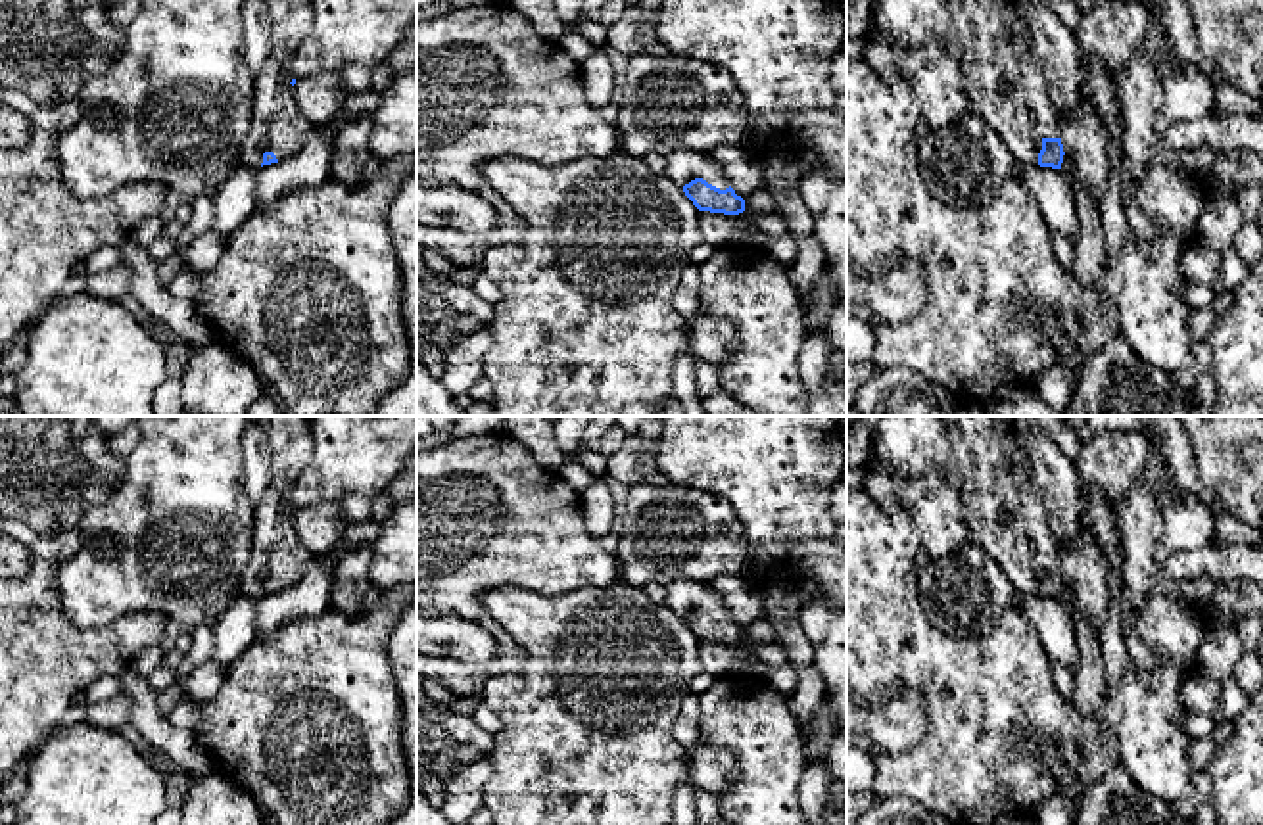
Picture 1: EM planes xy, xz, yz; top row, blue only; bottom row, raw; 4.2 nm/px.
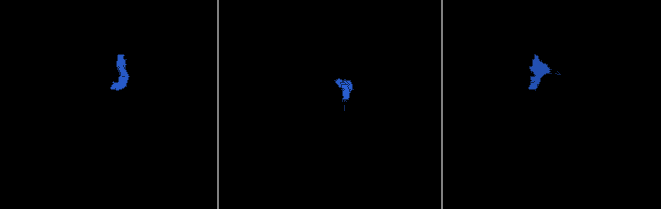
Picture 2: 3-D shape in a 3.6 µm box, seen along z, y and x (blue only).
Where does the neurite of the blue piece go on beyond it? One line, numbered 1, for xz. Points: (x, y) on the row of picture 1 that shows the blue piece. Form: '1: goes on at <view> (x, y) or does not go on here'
1: goes on at xz (684, 165)

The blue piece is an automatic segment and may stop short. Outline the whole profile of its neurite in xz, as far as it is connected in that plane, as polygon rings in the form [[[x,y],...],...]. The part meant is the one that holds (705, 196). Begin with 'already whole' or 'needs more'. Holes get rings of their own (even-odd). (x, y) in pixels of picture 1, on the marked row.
needs more | [[[678,150],[668,155],[664,173],[699,211],[739,215],[745,211],[745,200],[735,194],[722,167],[708,152]]]

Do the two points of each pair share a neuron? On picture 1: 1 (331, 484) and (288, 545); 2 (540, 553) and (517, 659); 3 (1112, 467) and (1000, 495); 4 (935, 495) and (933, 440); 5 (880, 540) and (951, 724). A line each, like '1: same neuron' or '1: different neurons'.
1: different neurons
2: same neuron
3: different neurons
4: different neurons
5: same neuron

